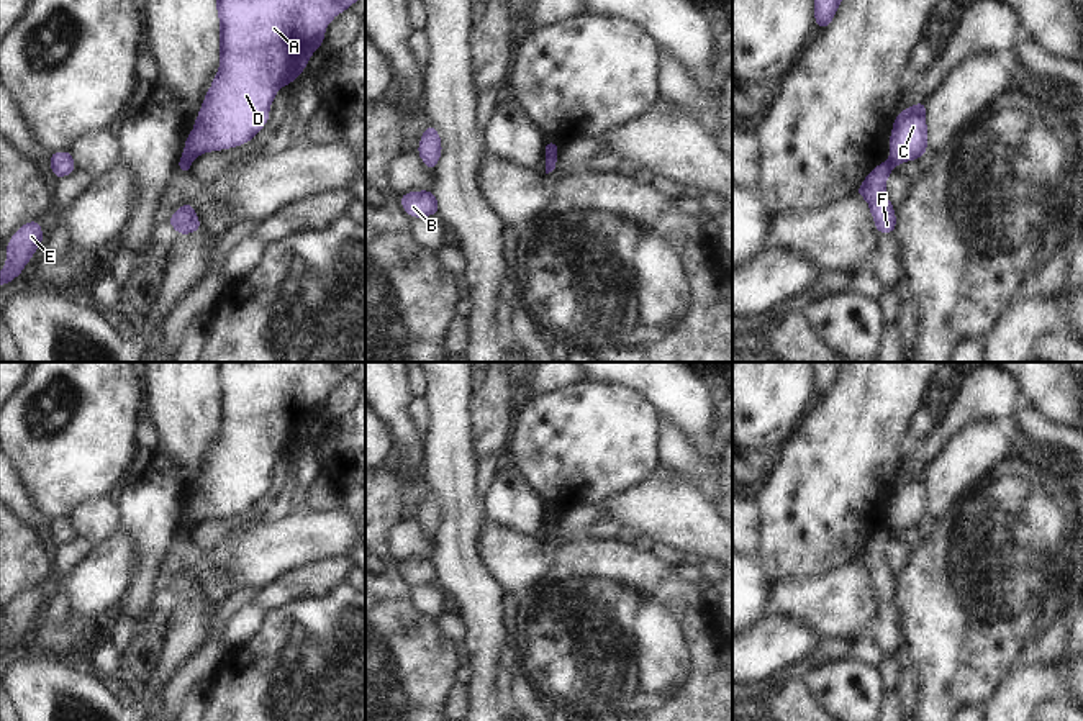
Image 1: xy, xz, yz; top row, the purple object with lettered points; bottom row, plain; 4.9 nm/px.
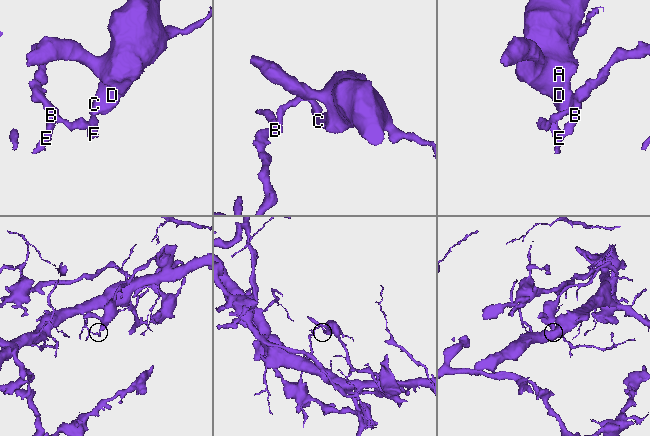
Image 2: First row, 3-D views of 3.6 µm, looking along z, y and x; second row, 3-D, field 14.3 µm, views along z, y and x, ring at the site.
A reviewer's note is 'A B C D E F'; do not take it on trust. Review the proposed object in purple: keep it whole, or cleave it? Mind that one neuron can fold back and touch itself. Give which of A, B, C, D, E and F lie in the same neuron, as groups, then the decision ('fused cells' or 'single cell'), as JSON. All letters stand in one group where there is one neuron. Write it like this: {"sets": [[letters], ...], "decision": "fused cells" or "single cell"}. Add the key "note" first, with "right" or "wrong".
{"note": "wrong", "sets": [["A", "C", "D"], ["B", "E", "F"]], "decision": "fused cells"}

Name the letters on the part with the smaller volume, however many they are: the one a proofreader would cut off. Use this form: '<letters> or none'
A, C, D.

